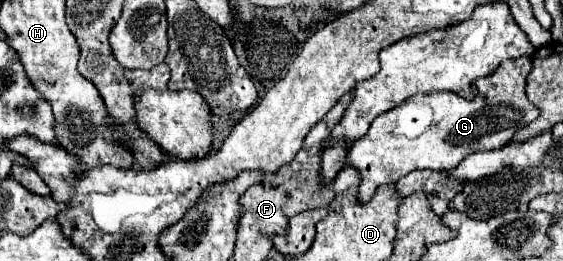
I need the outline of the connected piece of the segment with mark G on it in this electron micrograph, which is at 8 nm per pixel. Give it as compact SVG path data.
M527 57L507 59L513 63L499 65L499 69L505 71L497 71L497 79L505 81L491 85L491 95L495 93L495 105L491 95L477 93L475 99L467 101L455 93L429 93L429 103L427 95L413 95L399 107L379 115L371 123L369 133L353 141L351 149L347 151L347 165L361 175L357 193L359 203L367 203L379 185L397 183L411 171L451 171L471 153L507 145L521 127L529 125L539 115L539 109L533 107L525 95L525 79L531 71L531 59L521 63L523 59Z

